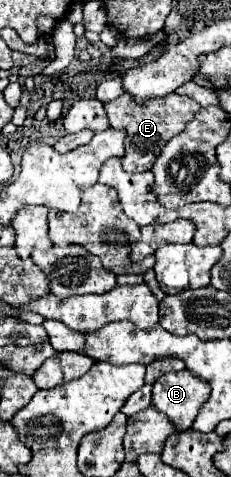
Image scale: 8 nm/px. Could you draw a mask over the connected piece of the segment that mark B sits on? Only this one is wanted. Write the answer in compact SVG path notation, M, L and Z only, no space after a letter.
M189 370L167 372L153 384L151 406L163 412L177 430L189 430L209 394L211 386Z

